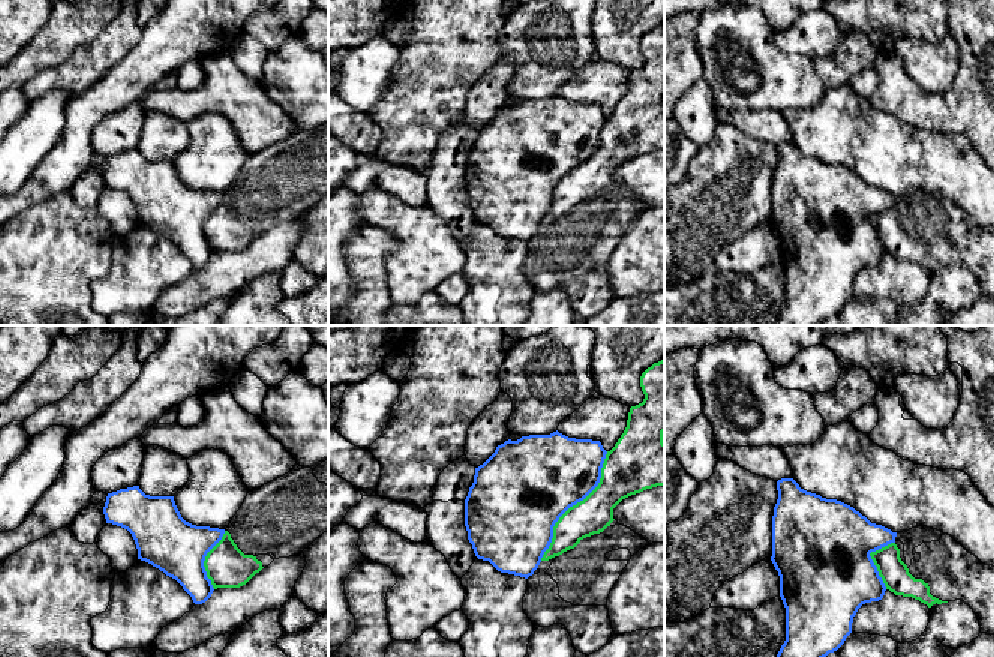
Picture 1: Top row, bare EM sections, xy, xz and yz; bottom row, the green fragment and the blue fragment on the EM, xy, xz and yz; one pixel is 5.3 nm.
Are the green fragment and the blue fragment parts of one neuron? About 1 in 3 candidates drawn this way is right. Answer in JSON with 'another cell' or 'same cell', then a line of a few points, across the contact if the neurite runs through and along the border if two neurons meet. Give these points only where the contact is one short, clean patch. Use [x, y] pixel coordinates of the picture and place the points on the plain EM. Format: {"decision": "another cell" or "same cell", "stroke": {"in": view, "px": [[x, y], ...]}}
{"decision": "another cell"}

